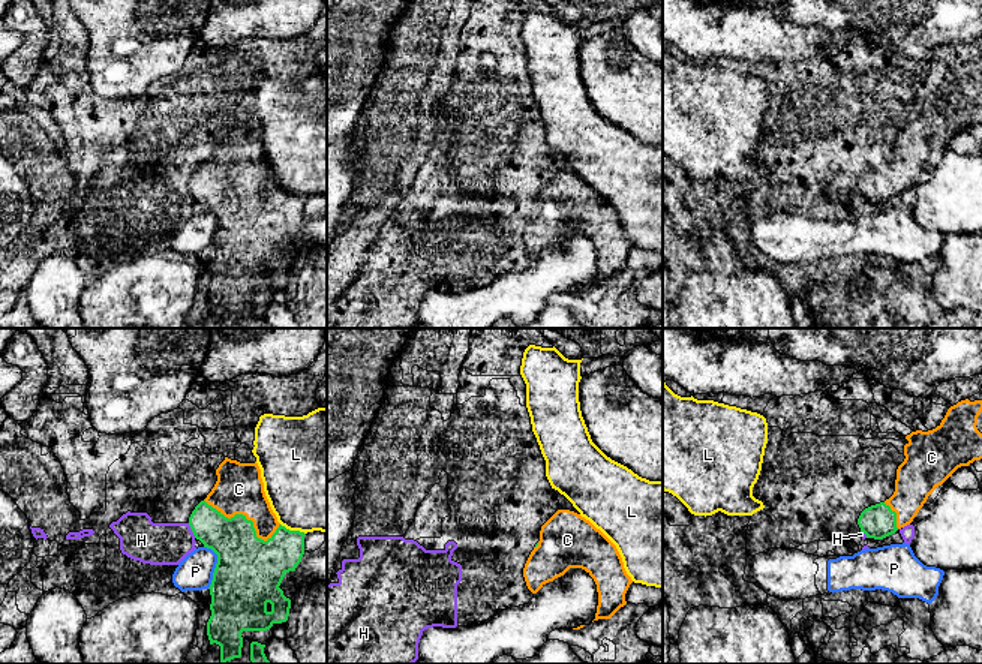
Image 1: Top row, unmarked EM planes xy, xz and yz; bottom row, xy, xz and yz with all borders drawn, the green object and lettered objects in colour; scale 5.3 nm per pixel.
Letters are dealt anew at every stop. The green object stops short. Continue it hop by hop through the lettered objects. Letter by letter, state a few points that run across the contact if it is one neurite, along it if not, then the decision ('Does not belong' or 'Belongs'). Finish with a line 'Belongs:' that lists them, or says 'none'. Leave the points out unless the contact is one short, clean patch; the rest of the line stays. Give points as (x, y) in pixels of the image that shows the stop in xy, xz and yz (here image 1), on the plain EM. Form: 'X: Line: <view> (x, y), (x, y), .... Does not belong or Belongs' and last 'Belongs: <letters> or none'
C: Belongs
H: Line: xy (188, 188), (195, 201). Does not belong
L: Line: xy (281, 188), (305, 198). Does not belong
P: Line: xy (204, 210), (216, 219), (213, 243), (207, 252). Does not belong
Belongs: C

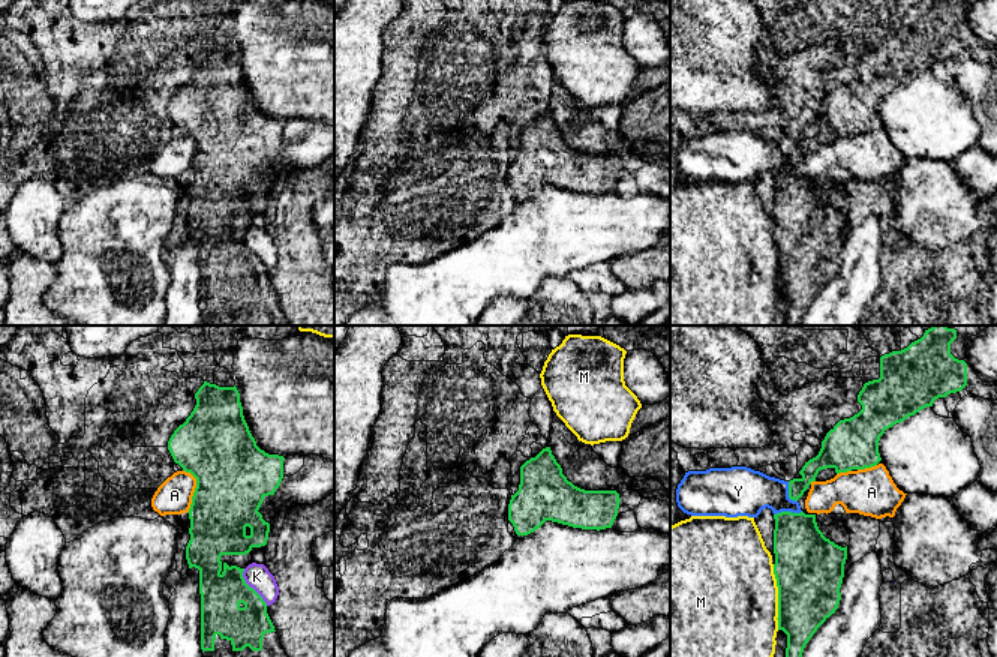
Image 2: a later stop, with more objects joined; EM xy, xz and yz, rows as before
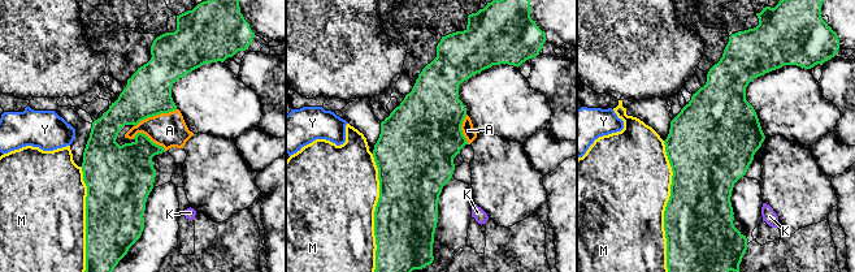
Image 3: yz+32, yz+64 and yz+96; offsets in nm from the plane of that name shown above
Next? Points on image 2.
A: Line: xy (183, 134), (195, 143), (192, 167), (186, 176). Does not belong
K: Does not belong
M: Does not belong
Y: Line: yz (801, 174), (777, 176), (774, 179). Does not belong
Belongs: none

